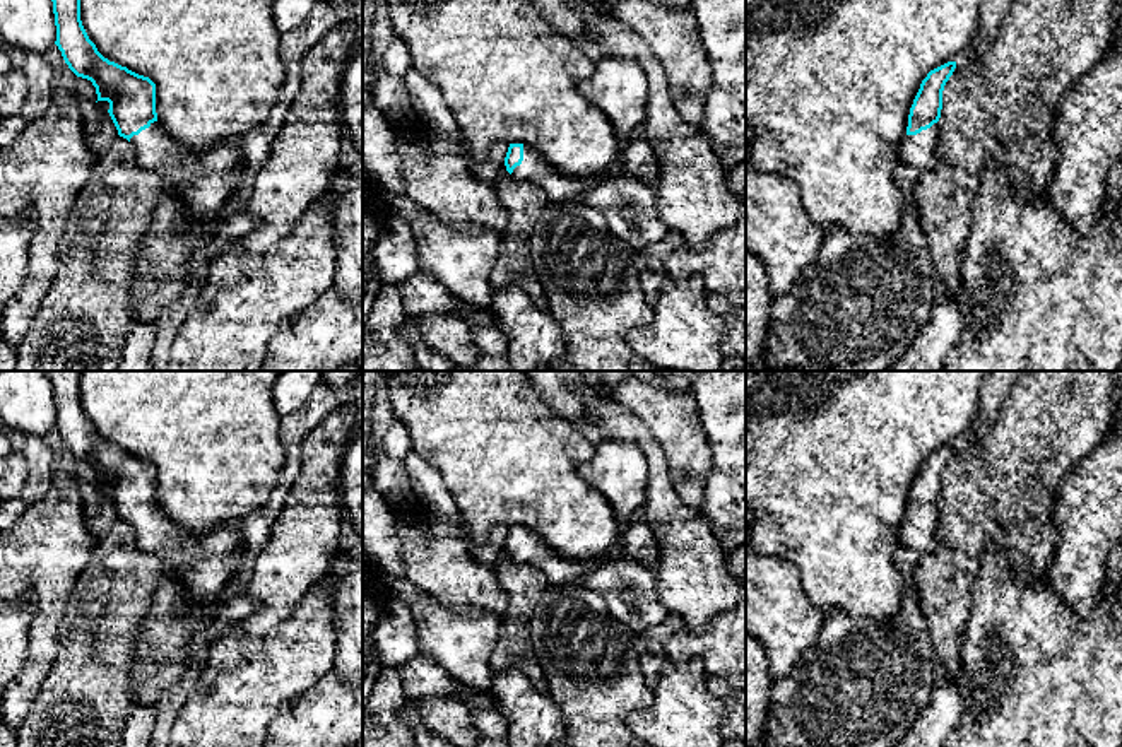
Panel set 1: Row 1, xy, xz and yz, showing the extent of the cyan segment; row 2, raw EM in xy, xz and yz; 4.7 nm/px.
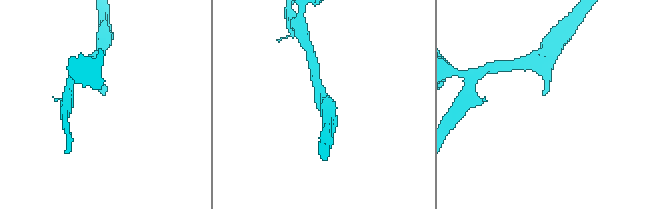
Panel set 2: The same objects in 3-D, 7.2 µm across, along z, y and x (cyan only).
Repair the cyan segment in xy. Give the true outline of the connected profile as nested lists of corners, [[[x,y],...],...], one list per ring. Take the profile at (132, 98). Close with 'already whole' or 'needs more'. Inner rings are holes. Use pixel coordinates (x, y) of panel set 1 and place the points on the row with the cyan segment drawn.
[[[51,0],[56,41],[68,68],[96,87],[97,101],[109,103],[118,135],[137,150],[140,169],[168,181],[192,181],[234,169],[241,152],[238,138],[207,150],[181,149],[157,123],[156,84],[127,67],[104,58],[80,21],[80,0]]] | needs more

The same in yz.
[[[948,62],[927,74],[913,99],[908,115],[906,133],[901,142],[900,162],[918,171],[929,171],[941,164],[936,149],[939,145],[942,91],[956,68]]] | needs more

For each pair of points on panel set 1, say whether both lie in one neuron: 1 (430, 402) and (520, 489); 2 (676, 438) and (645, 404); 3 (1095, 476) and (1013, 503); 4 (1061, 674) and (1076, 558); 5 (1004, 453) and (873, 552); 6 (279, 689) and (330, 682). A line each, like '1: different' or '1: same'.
1: same
2: same
3: different
4: different
5: different
6: different

